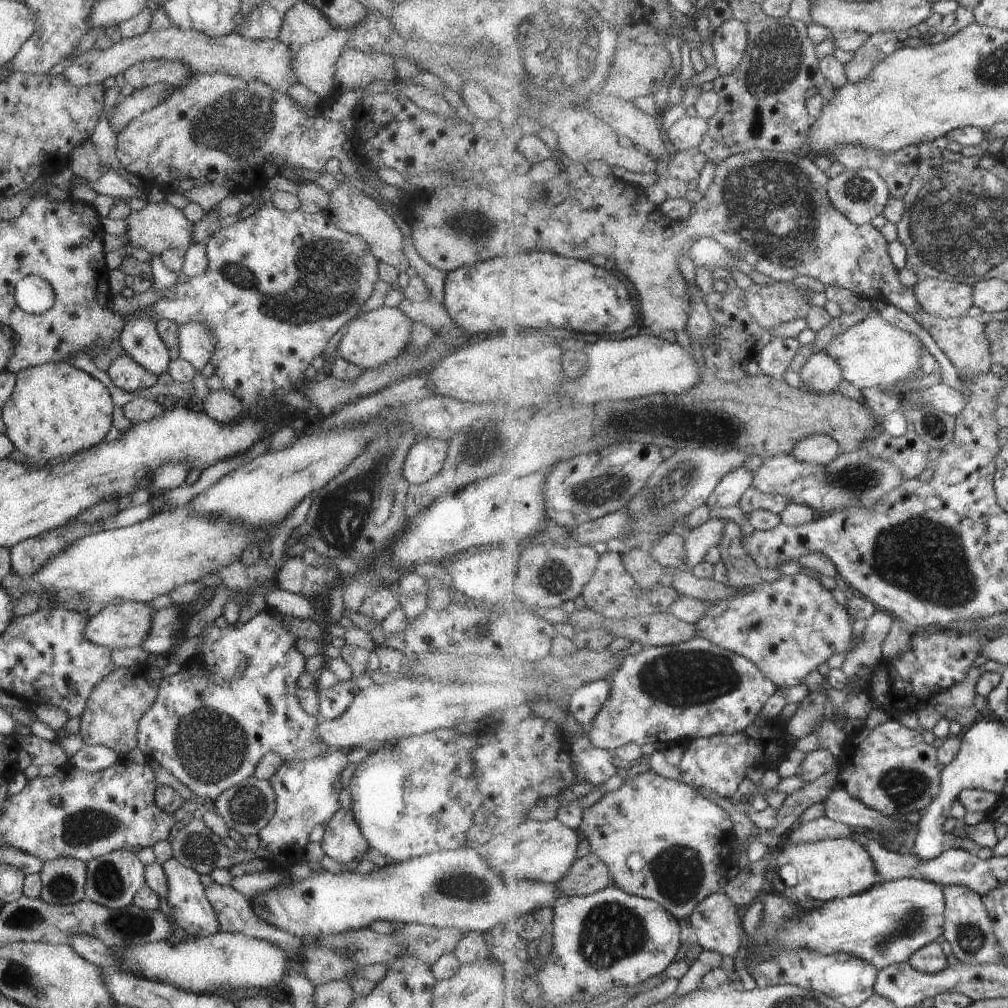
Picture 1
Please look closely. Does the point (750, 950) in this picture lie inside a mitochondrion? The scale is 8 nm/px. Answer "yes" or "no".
no

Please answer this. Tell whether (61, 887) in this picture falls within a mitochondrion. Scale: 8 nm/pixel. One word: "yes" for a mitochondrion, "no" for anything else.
yes

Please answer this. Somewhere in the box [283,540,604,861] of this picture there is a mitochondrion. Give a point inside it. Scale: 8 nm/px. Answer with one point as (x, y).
(556, 578)

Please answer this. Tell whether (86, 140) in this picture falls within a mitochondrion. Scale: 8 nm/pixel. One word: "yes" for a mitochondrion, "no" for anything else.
no

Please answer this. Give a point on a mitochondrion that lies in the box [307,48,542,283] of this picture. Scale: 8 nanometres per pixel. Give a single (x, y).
(465, 229)

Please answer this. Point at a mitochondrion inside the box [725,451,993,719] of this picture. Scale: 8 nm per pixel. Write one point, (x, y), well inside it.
(918, 556)

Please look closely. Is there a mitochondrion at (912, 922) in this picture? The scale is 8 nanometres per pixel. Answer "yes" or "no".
yes

